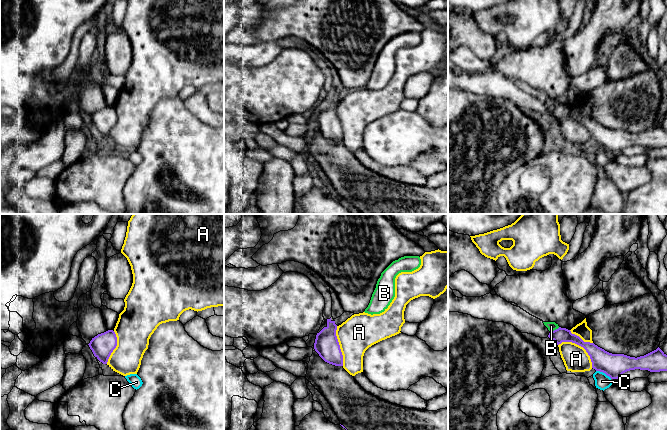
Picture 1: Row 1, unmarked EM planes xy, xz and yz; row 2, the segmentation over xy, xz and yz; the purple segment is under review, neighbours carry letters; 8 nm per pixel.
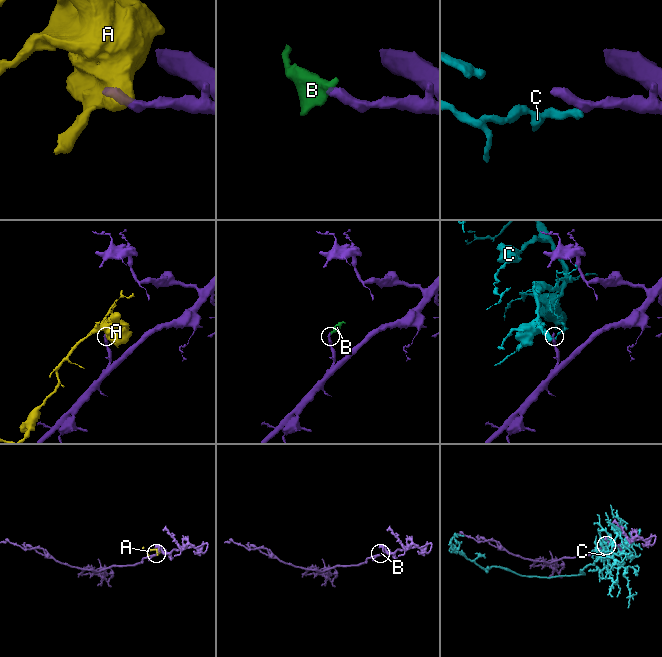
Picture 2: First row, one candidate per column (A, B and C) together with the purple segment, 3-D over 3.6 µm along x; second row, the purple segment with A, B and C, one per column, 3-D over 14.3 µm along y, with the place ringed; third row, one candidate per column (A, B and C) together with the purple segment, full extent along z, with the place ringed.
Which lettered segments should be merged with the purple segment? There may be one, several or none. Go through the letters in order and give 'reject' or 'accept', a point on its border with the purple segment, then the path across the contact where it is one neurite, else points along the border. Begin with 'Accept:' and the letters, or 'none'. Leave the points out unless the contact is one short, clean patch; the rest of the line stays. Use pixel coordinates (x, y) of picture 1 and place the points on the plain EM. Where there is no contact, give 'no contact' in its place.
Accept: none
A: reject; meets purple in yz at (580, 121); border along yz (558, 120), (573, 118), (580, 121), (589, 132), (592, 143)
B: reject; meets purple in yz at (554, 106); border along yz (559, 103), (550, 108)
C: reject; meets purple in yz at (604, 148); border along yz (596, 146), (604, 148), (611, 154)

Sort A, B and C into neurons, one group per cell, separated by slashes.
A / B / C

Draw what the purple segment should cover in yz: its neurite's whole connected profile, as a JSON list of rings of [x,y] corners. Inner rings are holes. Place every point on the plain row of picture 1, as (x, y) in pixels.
[[[559,103],[549,109],[548,113],[556,118],[572,118],[583,123],[592,138],[592,144],[605,149],[611,155],[618,155],[627,147],[640,145],[650,148],[667,147],[667,131],[658,123],[656,126],[640,133],[630,133],[624,130],[612,130],[594,119],[584,118],[570,106]]]

